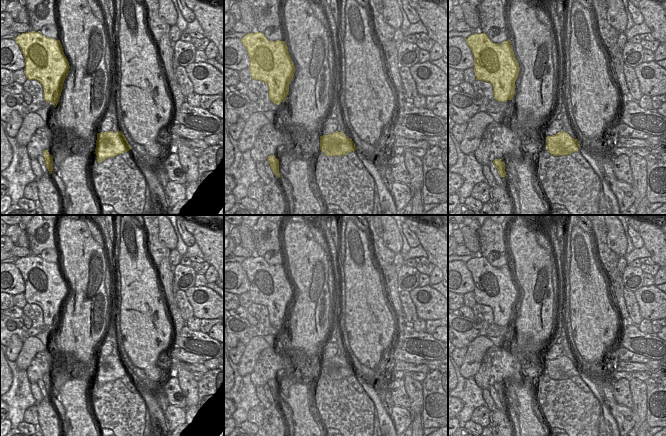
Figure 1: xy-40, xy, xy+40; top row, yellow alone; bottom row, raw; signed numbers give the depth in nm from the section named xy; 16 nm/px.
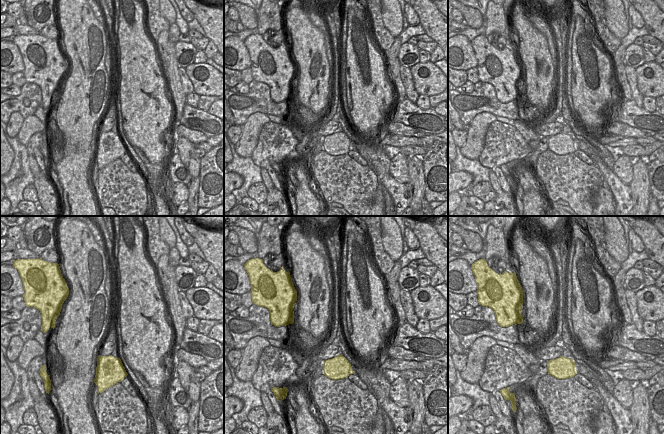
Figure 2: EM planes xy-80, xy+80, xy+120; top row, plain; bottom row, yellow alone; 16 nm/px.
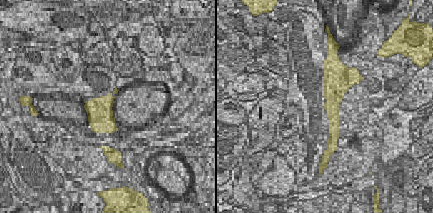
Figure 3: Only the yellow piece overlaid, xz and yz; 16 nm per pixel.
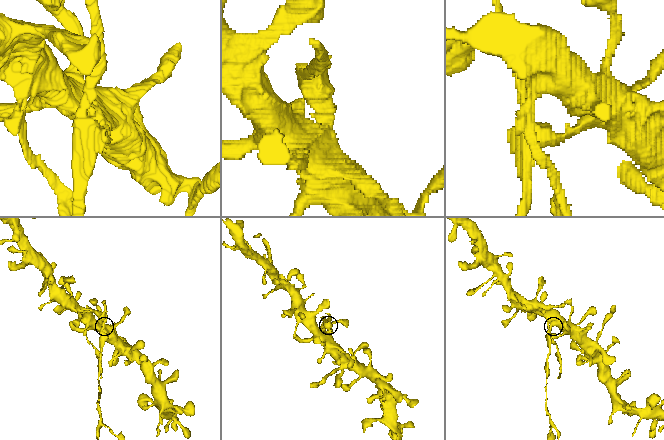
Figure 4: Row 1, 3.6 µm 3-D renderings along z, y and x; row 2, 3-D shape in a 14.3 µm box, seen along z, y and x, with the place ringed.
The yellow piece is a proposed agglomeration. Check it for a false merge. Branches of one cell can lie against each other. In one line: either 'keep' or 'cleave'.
cleave

